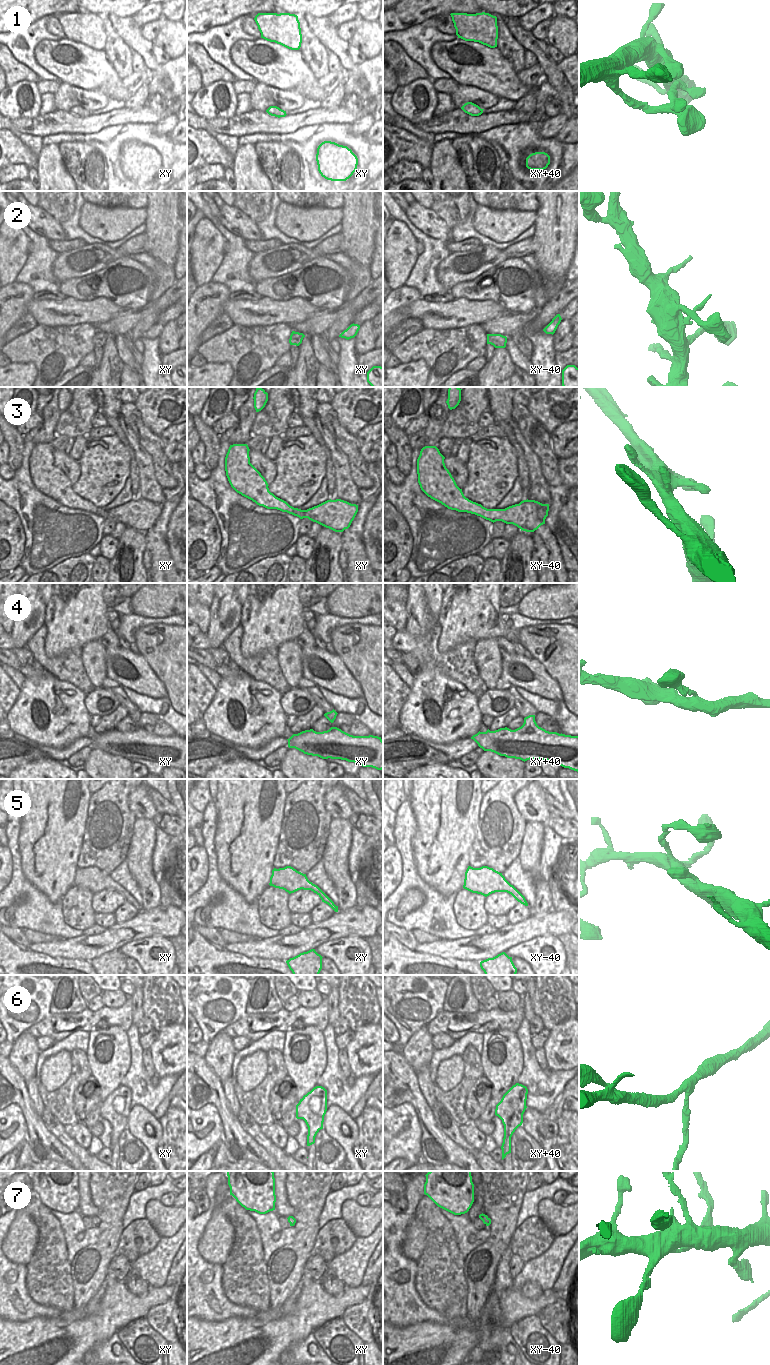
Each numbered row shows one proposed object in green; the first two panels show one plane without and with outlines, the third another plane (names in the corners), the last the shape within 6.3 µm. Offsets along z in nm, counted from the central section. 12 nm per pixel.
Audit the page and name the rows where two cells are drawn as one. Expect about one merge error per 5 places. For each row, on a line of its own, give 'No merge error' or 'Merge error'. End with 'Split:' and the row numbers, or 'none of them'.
1: No merge error
2: No merge error
3: No merge error
4: No merge error
5: No merge error
6: No merge error
7: Merge error
Split: 7.

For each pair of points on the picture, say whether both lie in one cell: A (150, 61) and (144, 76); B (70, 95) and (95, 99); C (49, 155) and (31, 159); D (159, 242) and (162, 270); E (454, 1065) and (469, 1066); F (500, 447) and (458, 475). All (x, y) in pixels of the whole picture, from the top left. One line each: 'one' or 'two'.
A: two
B: one
C: two
D: two
E: two
F: two

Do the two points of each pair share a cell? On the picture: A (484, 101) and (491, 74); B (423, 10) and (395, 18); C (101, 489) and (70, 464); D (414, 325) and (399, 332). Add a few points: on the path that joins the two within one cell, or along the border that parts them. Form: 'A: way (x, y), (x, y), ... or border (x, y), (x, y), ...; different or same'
A: border (464, 85), (478, 87), (498, 97); different
B: way (416, 10), (402, 11); same
C: border (78, 461), (80, 476), (73, 485); different
D: way (410, 326), (403, 330); same

